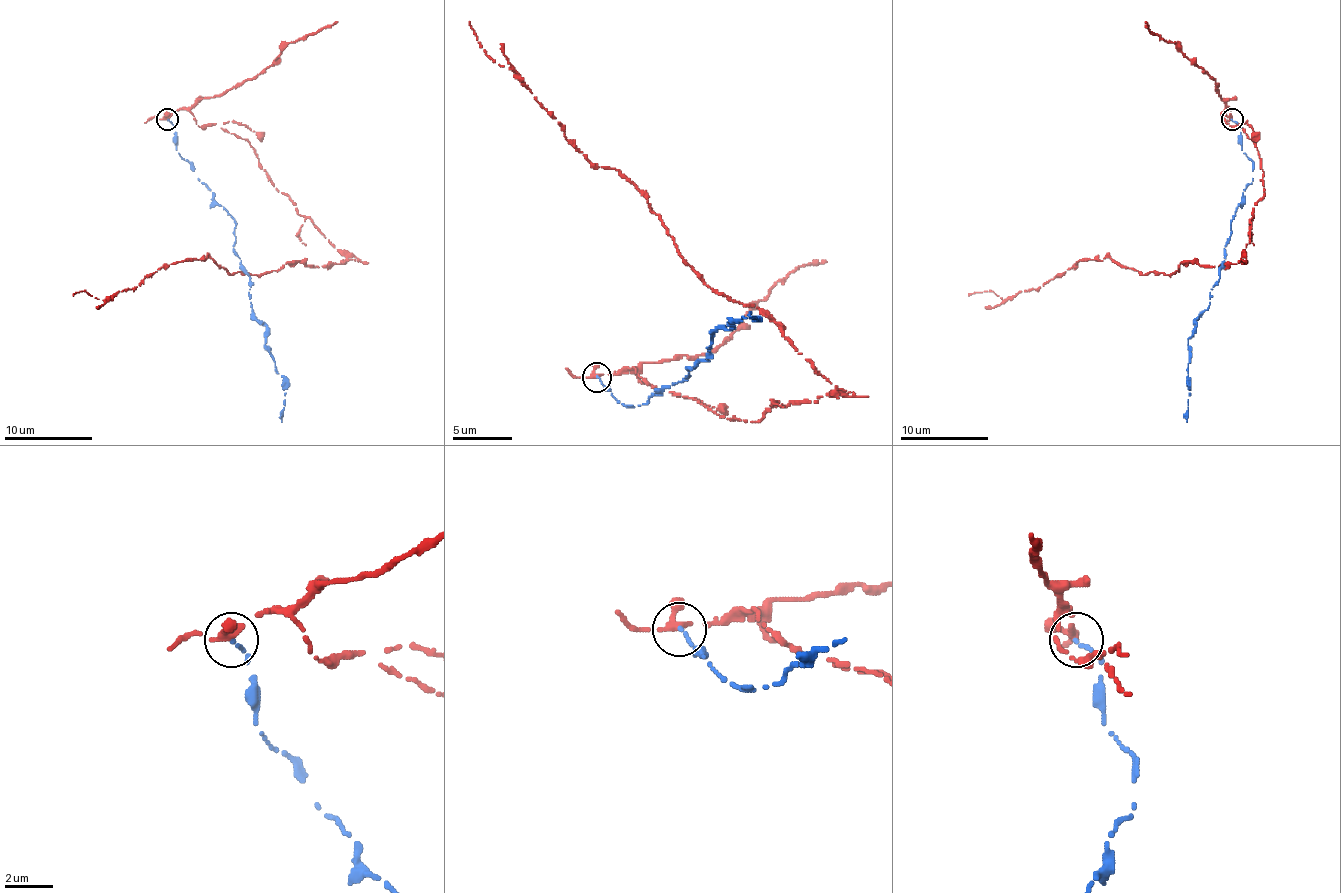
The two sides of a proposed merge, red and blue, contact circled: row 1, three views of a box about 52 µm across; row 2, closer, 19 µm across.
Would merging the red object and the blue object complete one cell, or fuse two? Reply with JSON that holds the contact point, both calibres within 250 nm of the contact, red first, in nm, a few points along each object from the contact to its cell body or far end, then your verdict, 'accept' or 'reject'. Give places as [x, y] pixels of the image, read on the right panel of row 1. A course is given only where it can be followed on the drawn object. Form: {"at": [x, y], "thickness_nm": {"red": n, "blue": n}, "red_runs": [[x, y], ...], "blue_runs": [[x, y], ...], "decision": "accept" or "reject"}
{"at": [1232, 119], "thickness_nm": {"red": 240, "blue": 170}, "red_runs": [[1231, 118], [1264, 191], [1240, 259], [1170, 274], [1082, 259], [1003, 300], [968, 296]], "blue_runs": [[1231, 118], [1240, 125], [1240, 145], [1253, 162], [1253, 180], [1231, 219], [1220, 276], [1187, 349], [1187, 421]], "decision": "reject"}

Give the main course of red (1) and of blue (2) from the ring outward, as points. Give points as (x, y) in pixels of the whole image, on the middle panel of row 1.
1: (597, 376), (633, 367), (746, 421), (837, 388), (766, 314), (716, 293), (648, 199), (591, 163), (470, 21)
2: (597, 376), (624, 406), (639, 406), (707, 362), (728, 317), (751, 317)

